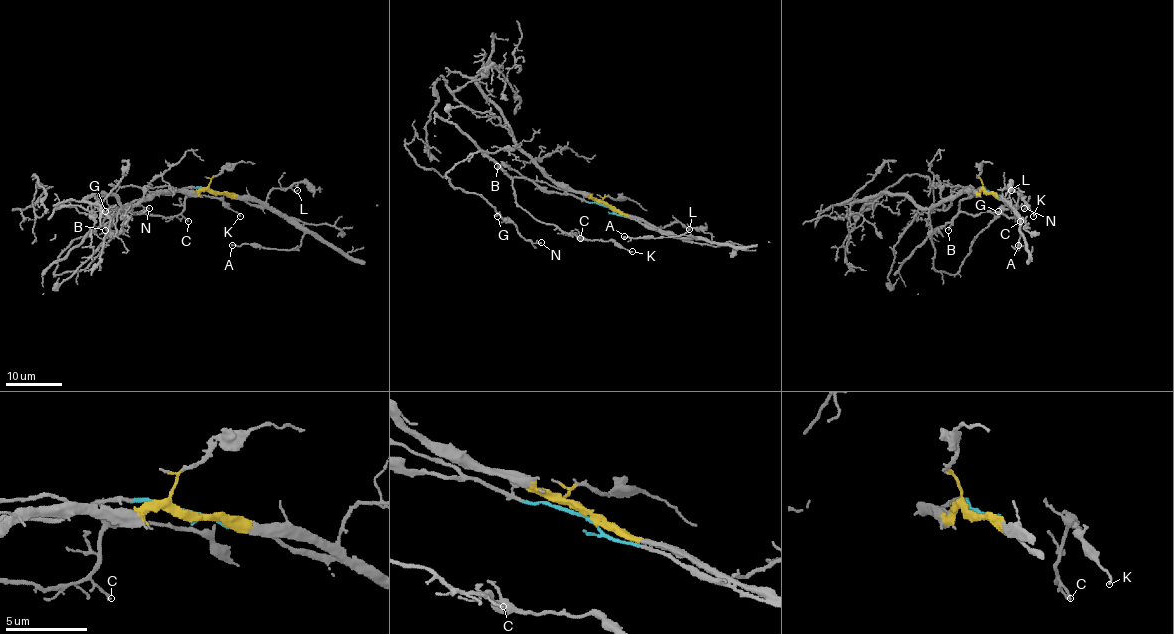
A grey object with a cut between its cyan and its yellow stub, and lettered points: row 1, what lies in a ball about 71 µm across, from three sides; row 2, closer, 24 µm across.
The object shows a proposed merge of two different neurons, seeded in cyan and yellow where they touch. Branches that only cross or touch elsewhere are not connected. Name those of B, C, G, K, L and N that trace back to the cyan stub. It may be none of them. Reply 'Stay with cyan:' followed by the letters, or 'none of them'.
Stay with cyan: B, C, K

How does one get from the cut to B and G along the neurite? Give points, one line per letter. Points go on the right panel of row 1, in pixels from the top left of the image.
B: (988, 192), (981, 187), (973, 195), (962, 199), (959, 212), (948, 230)
G: (988, 192), (959, 191), (929, 211), (936, 271), (956, 274), (976, 236), (997, 216), (998, 211)

